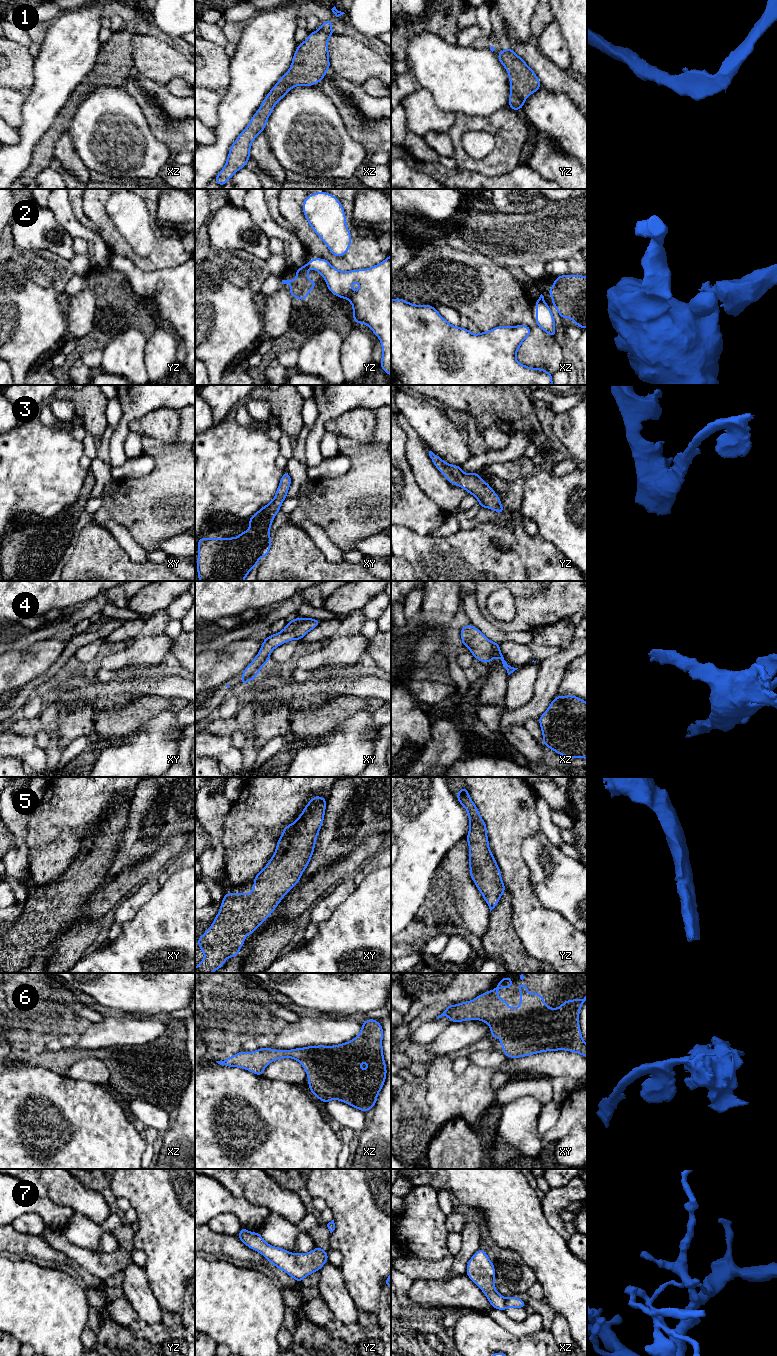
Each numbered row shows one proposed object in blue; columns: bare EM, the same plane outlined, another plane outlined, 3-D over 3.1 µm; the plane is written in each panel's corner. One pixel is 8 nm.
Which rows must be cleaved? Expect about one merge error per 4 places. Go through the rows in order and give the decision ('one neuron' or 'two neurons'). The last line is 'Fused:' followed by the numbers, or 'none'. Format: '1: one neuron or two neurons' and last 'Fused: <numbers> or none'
1: one neuron
2: two neurons
3: one neuron
4: one neuron
5: one neuron
6: one neuron
7: one neuron
Fused: 2

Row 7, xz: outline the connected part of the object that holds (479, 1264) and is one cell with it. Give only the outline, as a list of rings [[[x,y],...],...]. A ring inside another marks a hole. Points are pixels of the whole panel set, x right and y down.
[[[483,1249],[477,1250],[468,1261],[466,1275],[483,1291],[492,1308],[502,1311],[507,1308],[525,1308],[526,1303],[518,1297],[513,1295],[505,1298],[496,1291],[494,1263]]]

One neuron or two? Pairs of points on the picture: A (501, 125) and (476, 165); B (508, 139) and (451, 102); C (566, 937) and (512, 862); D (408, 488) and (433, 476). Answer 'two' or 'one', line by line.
A: one
B: two
C: one
D: two

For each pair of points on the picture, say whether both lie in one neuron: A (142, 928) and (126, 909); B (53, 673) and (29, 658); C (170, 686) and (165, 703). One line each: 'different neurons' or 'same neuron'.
A: different neurons
B: different neurons
C: different neurons

